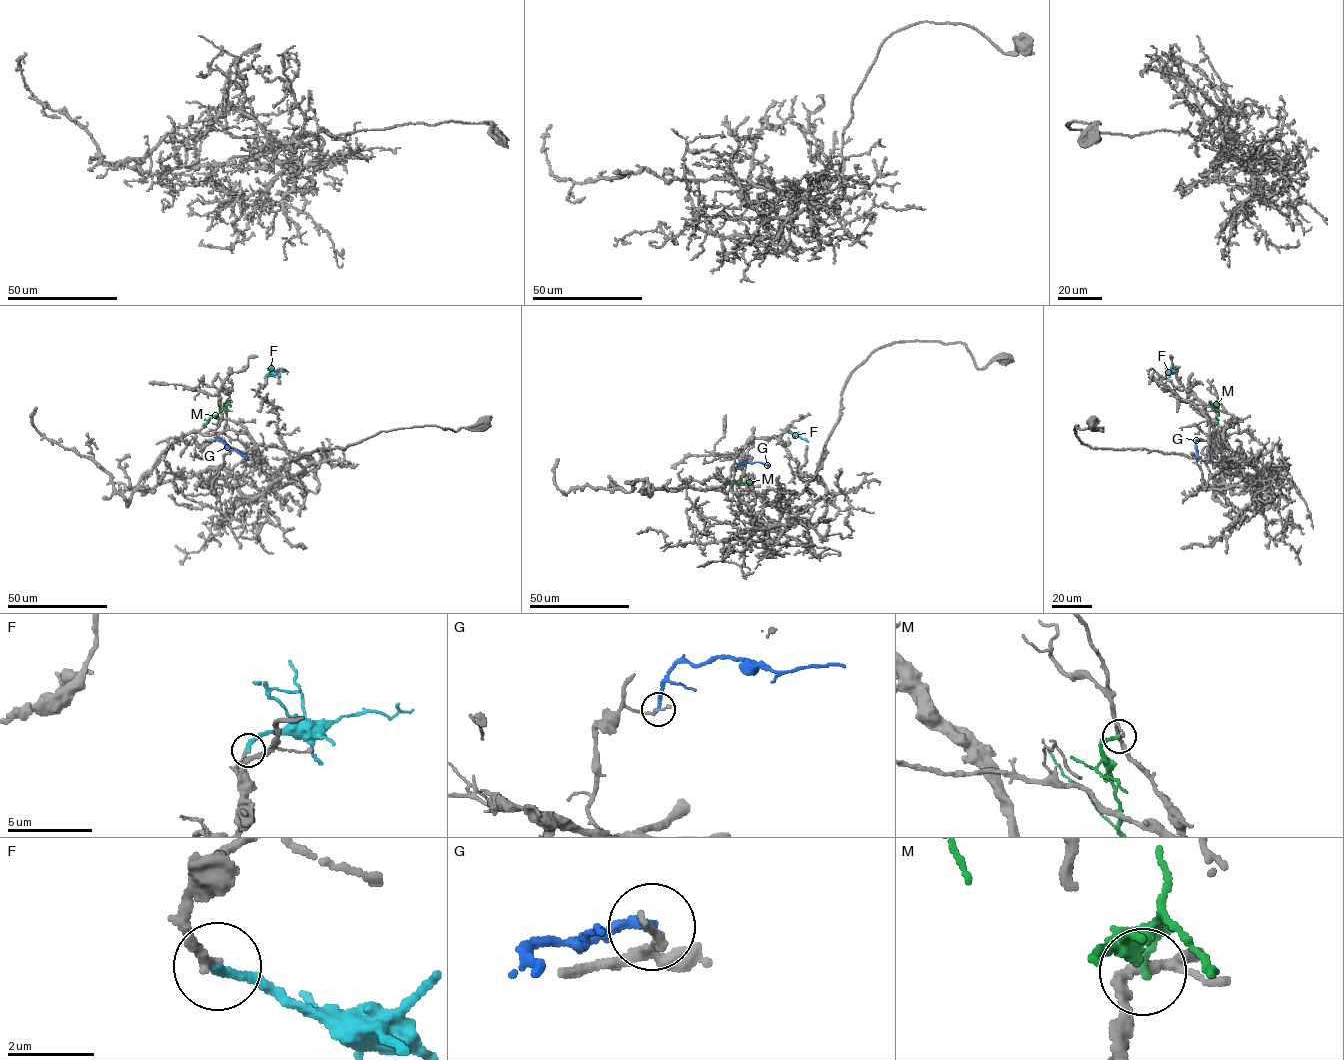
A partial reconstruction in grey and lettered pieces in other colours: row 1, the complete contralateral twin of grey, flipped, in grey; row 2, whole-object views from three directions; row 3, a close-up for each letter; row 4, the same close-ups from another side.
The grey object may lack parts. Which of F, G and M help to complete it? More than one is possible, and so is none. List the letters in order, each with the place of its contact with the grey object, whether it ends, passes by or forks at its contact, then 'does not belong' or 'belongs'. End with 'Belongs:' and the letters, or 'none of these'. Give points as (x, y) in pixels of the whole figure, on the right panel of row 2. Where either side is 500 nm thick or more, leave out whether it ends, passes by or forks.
F: (1166, 375) | it ends | belongs
G: (1201, 439) | it ends | does not belong
M: (1218, 400) | it ends | does not belong
Belongs: F

